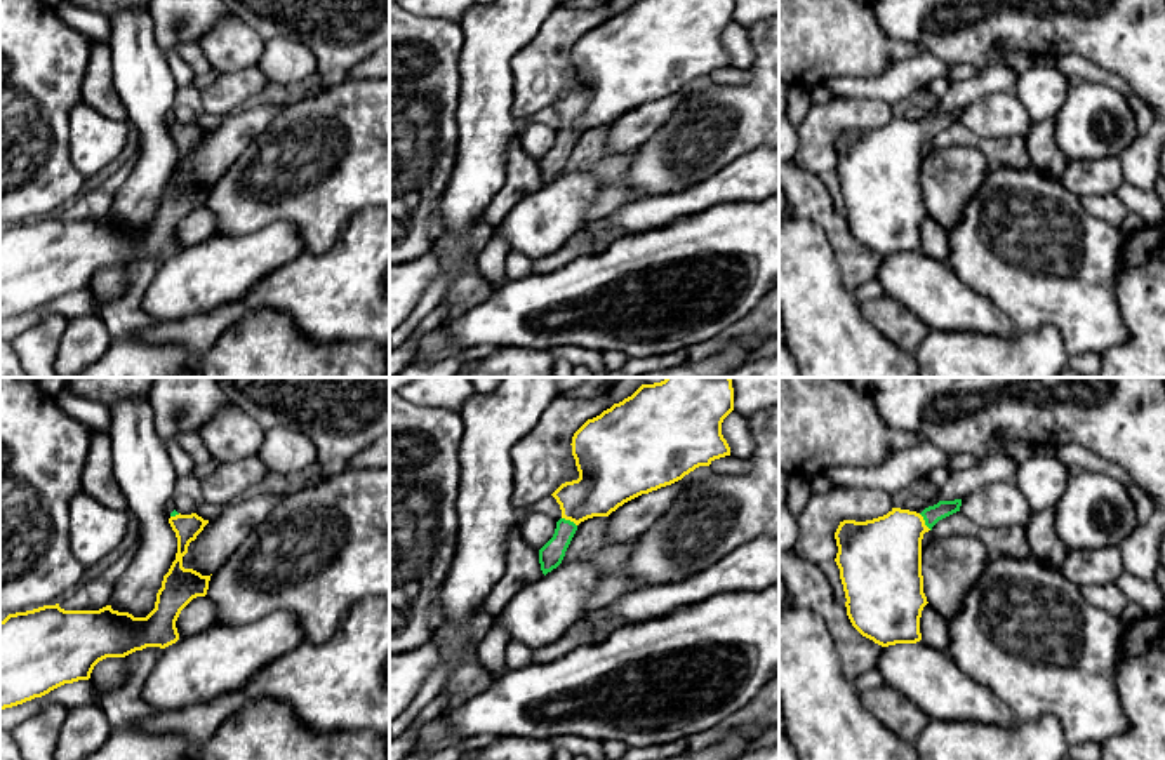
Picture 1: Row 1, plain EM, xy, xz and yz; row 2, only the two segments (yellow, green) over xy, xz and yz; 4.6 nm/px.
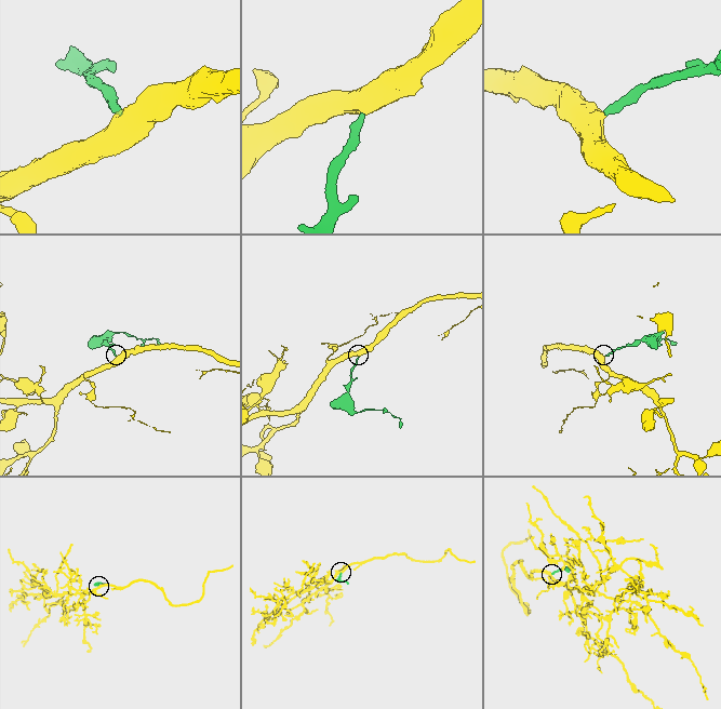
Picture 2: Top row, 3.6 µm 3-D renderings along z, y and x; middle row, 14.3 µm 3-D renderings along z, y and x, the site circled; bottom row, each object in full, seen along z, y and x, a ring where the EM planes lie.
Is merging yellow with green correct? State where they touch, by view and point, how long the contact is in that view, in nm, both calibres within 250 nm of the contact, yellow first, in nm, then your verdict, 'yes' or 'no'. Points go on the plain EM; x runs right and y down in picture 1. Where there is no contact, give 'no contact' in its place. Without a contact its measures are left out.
yz (924, 133) | 100 nm | 360/80 nm | yes

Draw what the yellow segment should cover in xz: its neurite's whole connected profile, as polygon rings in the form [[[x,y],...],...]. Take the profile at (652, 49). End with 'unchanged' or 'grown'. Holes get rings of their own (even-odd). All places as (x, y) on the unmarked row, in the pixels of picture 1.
[[[636,0],[588,30],[570,54],[579,89],[562,94],[551,104],[560,115],[562,129],[553,148],[539,160],[543,184],[562,174],[581,132],[609,127],[635,108],[671,96],[696,78],[730,66],[722,33],[732,21],[734,0]]]; grown

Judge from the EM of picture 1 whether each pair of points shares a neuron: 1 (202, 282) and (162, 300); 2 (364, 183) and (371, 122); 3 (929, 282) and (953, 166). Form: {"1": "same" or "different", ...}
{"1": "same", "2": "same", "3": "different"}

